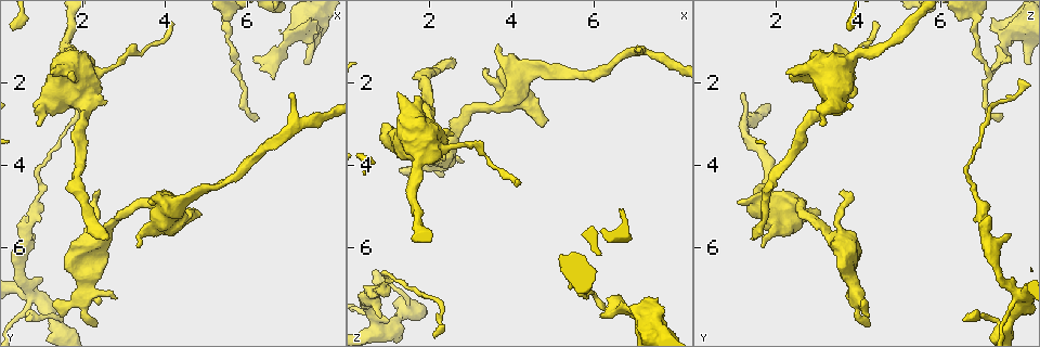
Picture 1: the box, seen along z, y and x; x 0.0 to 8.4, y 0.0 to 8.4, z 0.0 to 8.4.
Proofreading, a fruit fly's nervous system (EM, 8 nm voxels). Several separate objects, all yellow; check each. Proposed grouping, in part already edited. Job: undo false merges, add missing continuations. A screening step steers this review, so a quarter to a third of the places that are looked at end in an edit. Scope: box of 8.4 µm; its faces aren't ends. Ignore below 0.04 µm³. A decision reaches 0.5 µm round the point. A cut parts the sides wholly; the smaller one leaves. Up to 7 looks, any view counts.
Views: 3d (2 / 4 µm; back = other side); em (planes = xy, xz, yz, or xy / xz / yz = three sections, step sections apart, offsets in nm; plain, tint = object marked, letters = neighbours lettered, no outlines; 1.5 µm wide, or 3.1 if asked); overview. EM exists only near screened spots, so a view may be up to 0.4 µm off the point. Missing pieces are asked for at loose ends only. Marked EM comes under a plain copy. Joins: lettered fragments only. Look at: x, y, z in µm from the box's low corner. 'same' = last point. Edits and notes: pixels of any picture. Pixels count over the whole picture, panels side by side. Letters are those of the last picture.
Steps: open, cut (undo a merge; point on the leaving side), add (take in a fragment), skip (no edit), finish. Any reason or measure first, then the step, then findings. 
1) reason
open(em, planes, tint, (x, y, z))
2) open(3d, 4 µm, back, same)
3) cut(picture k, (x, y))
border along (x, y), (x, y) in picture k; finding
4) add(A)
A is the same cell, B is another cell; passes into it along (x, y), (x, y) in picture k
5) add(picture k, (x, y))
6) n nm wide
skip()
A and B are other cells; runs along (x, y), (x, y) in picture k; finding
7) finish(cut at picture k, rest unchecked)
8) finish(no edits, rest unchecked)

an open end
open(em, planes, tint, (1.25, 7.30, 4.10))

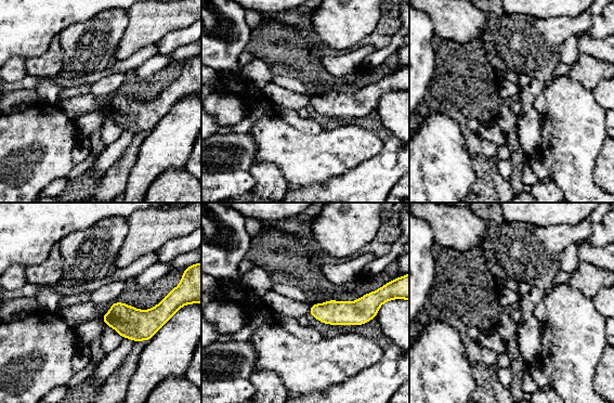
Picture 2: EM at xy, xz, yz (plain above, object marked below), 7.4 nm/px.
open(em, planes, letters, same)

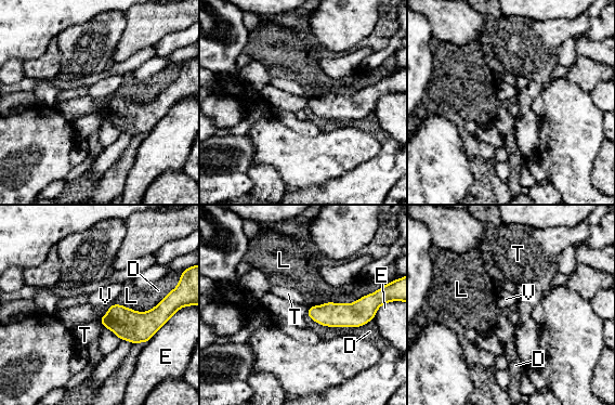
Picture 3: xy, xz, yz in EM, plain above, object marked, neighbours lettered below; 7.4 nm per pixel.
L touches over 550 nm
skip()
D, E, L, T and V are other cells; border along (306, 315), (327, 326), (373, 319) in picture 3; none of them fits

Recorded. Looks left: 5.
thin end
open(3d, 4 µm, (0.65, 7.70, 6.55))

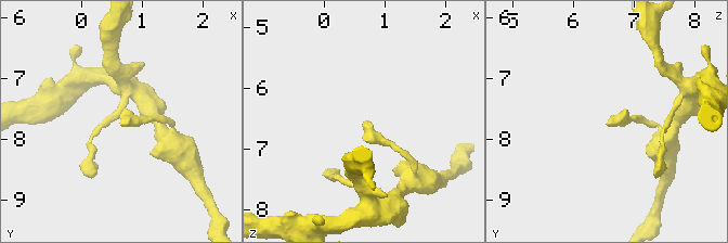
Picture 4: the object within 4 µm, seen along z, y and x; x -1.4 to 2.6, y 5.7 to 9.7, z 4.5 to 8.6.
now the EM
open(em, planes, letters, (0.65, 7.75, 6.55))

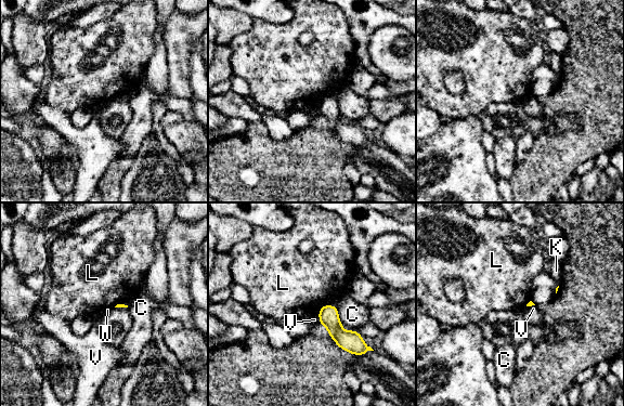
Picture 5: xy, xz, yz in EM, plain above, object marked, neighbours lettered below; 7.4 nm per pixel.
C touches over 160 nm
skip()
C, K, L, V and W are other cells; border along (323, 304), (319, 311) in picture 5; no lettered fragment goes on from it

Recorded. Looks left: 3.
open(em, planes, letters, (0.85, 5.75, 7.70))

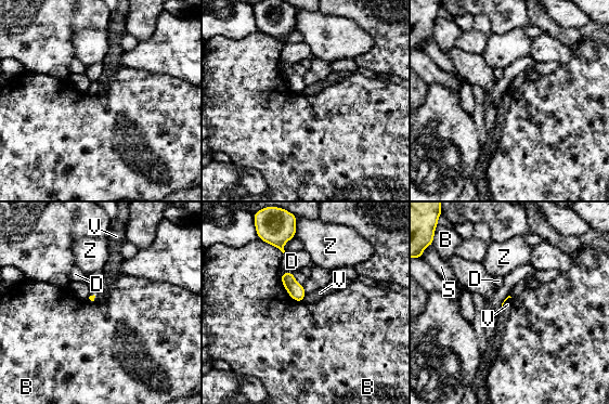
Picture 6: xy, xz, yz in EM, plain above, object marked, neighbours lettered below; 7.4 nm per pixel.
skip()
B, D, S, V and Z are other cells; no lettered fragment goes on from it

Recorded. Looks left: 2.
finish(no edits, rest unchecked)

